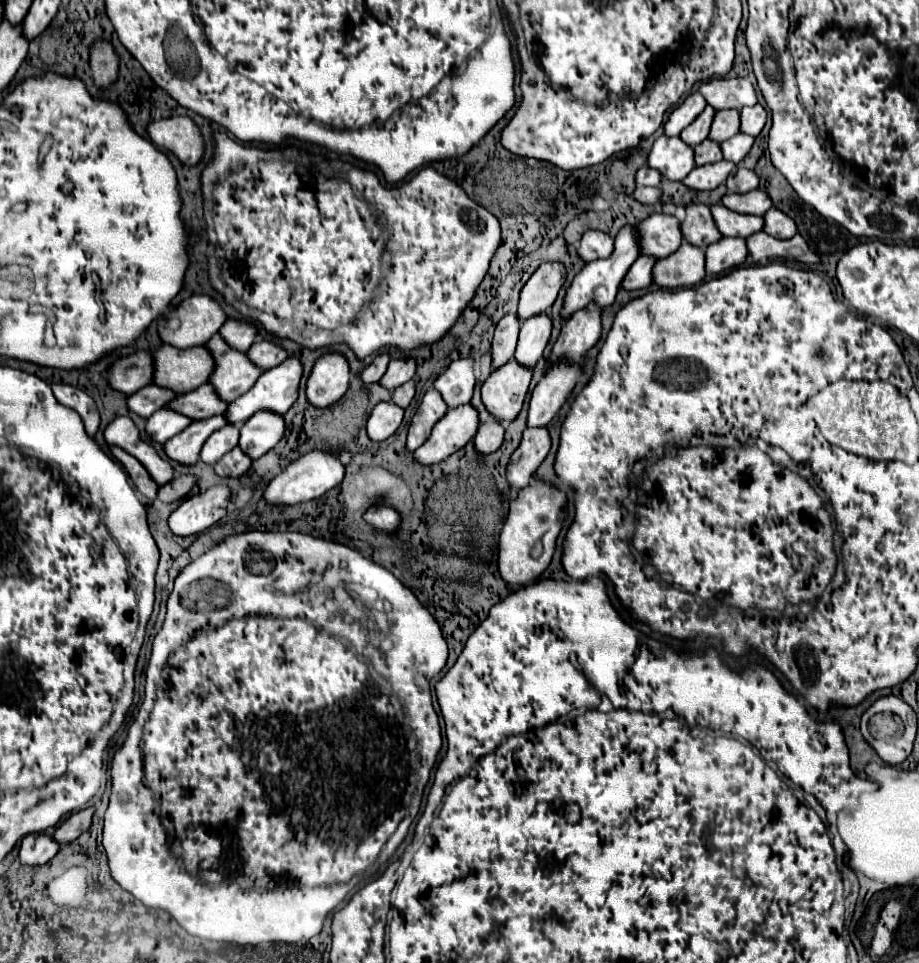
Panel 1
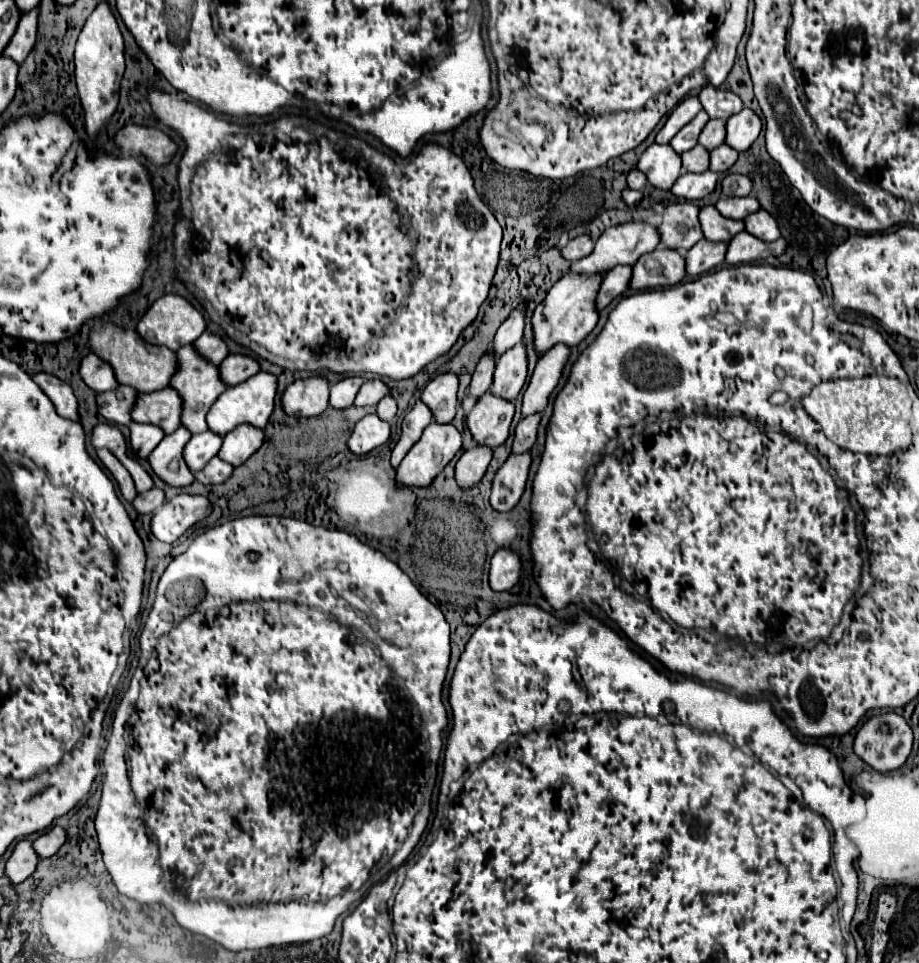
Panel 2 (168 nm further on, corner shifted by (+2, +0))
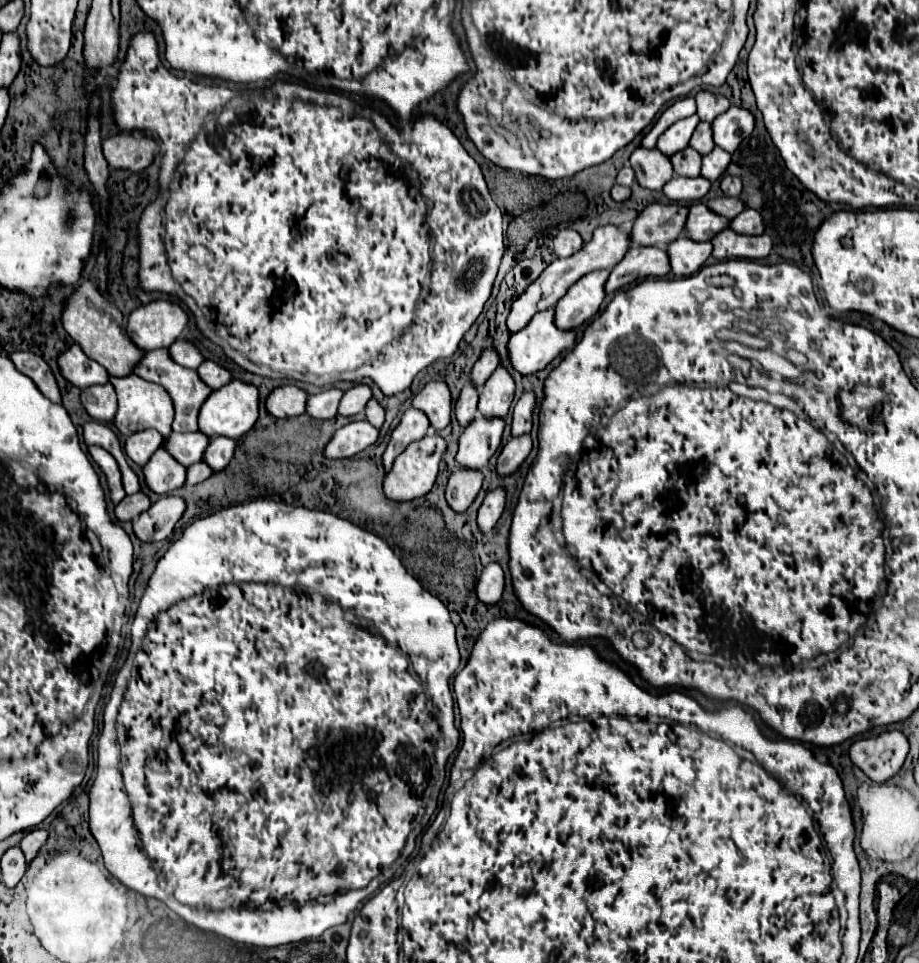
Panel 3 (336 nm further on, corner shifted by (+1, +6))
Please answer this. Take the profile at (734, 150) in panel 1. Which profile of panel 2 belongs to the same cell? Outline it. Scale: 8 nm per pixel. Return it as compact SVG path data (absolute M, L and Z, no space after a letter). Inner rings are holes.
M721 144L715 150L711 150L711 166L709 168L713 172L723 174L737 162L737 156L739 156L739 152L735 148L729 148L727 144Z

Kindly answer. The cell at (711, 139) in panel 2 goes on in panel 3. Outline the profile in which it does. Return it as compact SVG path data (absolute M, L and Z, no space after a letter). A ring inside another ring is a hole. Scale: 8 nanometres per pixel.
M700 122L690 138L690 148L694 148L696 152L700 152L702 156L712 152L714 148L714 140L712 140L712 134L710 134L710 124L708 122Z

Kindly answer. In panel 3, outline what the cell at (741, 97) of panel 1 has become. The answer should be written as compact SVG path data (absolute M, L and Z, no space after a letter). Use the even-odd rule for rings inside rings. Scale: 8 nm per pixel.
M704 90L704 92L696 94L696 106L698 106L698 110L696 110L698 118L702 122L712 122L716 116L720 116L730 106L730 100Z

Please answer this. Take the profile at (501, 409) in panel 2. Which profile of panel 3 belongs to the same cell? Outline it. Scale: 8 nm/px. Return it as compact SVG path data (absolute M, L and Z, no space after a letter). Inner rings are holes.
M474 418L470 426L464 428L460 436L460 448L456 454L456 462L462 468L470 470L484 470L488 466L488 460L498 450L502 440L504 420L500 418Z

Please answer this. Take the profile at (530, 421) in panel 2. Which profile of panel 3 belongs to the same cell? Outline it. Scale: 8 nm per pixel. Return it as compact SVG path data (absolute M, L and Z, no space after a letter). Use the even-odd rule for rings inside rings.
M524 434L522 438L512 438L500 452L498 462L496 462L496 472L500 476L510 476L518 470L518 466L528 458L532 450L532 440L528 434Z

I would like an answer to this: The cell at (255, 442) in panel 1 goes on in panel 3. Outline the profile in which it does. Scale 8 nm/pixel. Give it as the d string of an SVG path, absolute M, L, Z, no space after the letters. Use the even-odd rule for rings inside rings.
M210 438L210 444L202 460L210 466L212 472L220 472L234 456L234 448L236 448L236 442L232 438Z

